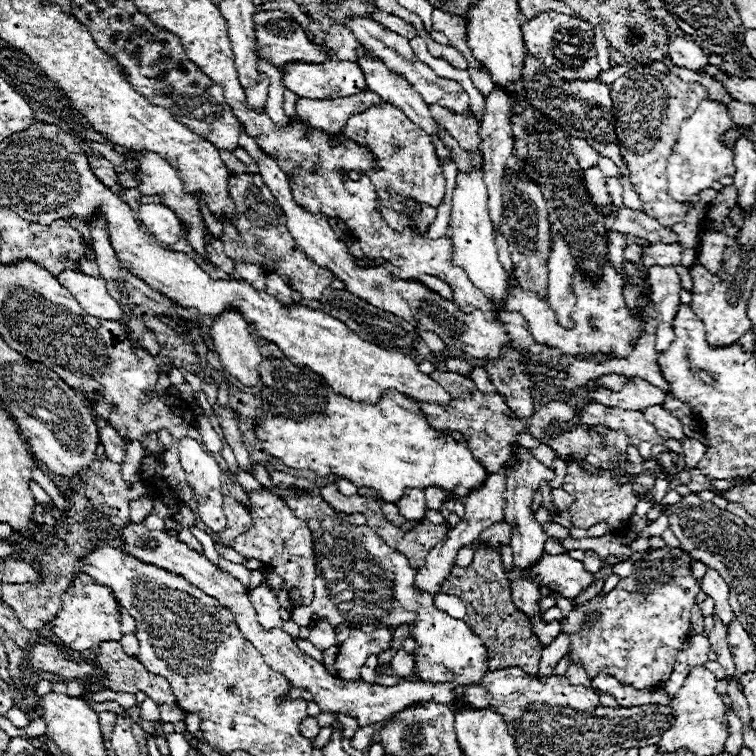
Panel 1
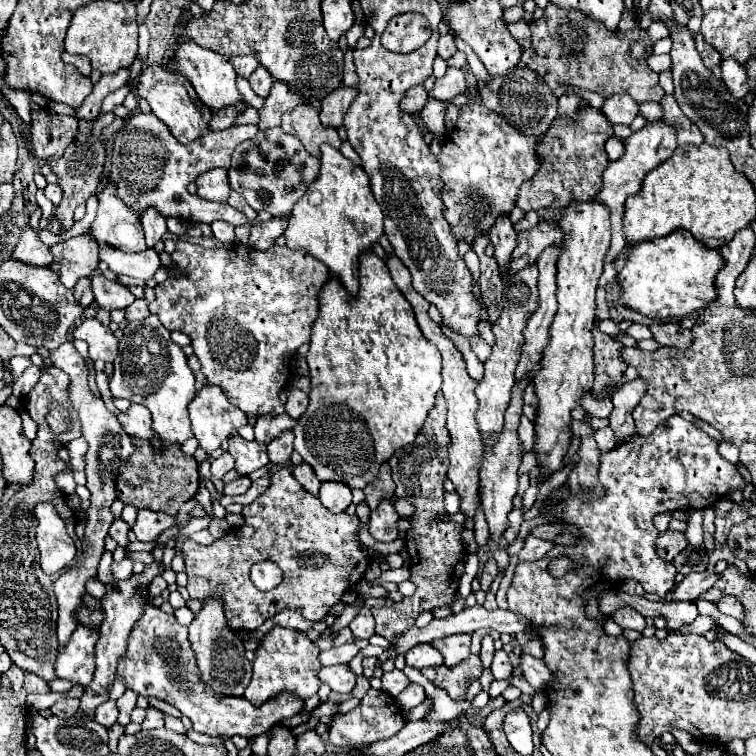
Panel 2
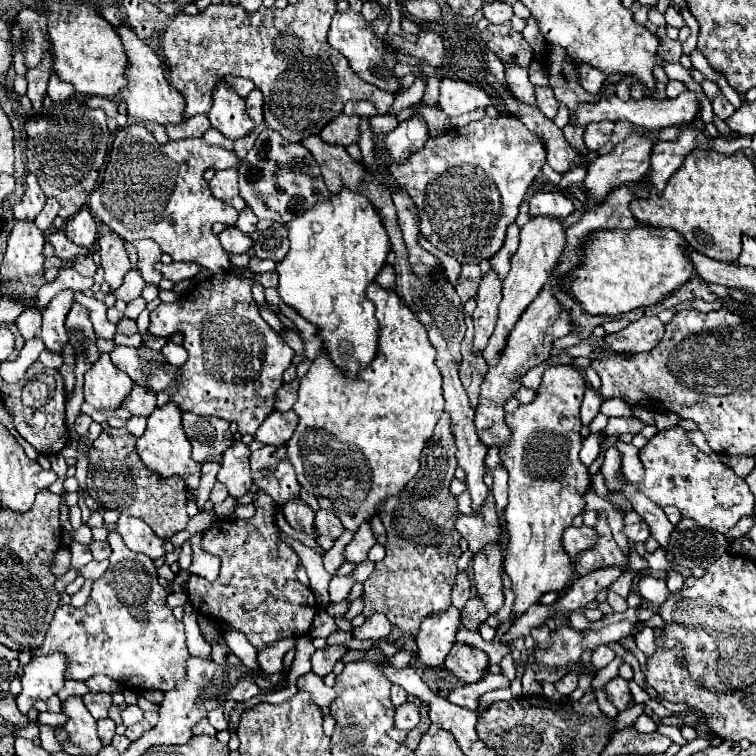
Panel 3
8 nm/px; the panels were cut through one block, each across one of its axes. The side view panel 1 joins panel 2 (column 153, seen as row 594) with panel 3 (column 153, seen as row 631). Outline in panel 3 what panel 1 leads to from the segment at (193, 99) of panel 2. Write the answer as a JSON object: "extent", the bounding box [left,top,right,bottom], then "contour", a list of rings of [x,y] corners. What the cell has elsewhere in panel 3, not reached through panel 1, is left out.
{"extent":[118,22,184,126],"contour":[[[124,22],[122,26],[118,26],[118,34],[122,38],[130,68],[126,70],[128,76],[128,86],[120,92],[124,102],[128,104],[128,116],[134,118],[134,122],[142,122],[142,120],[154,120],[162,126],[168,124],[180,124],[184,120],[184,96],[170,86],[170,82],[164,76],[162,70],[162,62],[158,60],[158,56],[152,52],[152,48],[140,40],[132,28]]]}

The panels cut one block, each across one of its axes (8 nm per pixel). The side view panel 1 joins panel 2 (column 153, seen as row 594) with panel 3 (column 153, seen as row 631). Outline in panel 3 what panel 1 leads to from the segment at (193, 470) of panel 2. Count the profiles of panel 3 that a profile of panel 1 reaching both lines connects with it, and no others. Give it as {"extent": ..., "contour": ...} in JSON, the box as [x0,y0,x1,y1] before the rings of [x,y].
{"extent":[88,426,188,538],"contour":[[[104,426],[102,434],[94,440],[90,450],[88,492],[102,508],[142,518],[160,538],[170,538],[188,524],[186,482],[176,476],[160,478],[160,474],[148,470],[136,454],[136,438],[124,428]]]}

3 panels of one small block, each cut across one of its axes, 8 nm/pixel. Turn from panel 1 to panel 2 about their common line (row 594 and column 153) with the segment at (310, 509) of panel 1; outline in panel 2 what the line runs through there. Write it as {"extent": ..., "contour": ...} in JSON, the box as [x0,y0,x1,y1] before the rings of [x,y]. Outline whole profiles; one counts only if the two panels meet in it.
{"extent":[110,314,196,444],"contour":[[[150,314],[144,322],[128,322],[124,328],[120,350],[114,360],[110,392],[116,398],[144,404],[152,412],[152,430],[164,444],[182,444],[192,438],[188,404],[196,396],[194,374],[188,368],[186,354],[170,340],[170,330],[160,324],[156,314]]]}

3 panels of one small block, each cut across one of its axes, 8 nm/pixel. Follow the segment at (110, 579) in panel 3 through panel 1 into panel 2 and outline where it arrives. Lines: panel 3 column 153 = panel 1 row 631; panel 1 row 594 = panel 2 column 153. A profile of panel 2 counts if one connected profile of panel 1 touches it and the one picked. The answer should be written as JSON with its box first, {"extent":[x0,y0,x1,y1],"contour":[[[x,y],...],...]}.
{"extent":[116,586,302,738],"contour":[[[146,586],[142,588],[142,598],[144,612],[132,626],[132,632],[128,636],[128,650],[124,658],[120,658],[116,670],[116,676],[124,680],[126,688],[138,692],[140,696],[156,696],[176,706],[184,716],[192,720],[194,730],[208,736],[240,734],[244,738],[254,738],[270,730],[276,722],[300,712],[302,702],[296,702],[292,694],[284,694],[280,702],[266,702],[260,708],[252,706],[244,698],[214,698],[216,694],[208,694],[196,674],[196,662],[192,658],[192,648],[188,642],[188,628],[180,626],[174,616],[168,616],[166,612],[156,608]]]}

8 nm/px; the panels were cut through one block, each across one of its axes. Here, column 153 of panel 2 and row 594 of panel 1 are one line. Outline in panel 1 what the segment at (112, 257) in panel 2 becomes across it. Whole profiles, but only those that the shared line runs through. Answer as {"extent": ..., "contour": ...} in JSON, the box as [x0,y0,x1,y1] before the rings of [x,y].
{"extent":[248,580,282,630],"contour":[[[266,580],[248,592],[250,594],[250,602],[256,610],[256,616],[258,616],[258,622],[270,630],[270,628],[276,628],[276,626],[282,626],[282,618],[280,618],[280,602],[278,602],[278,596],[276,592],[266,584]]]}

